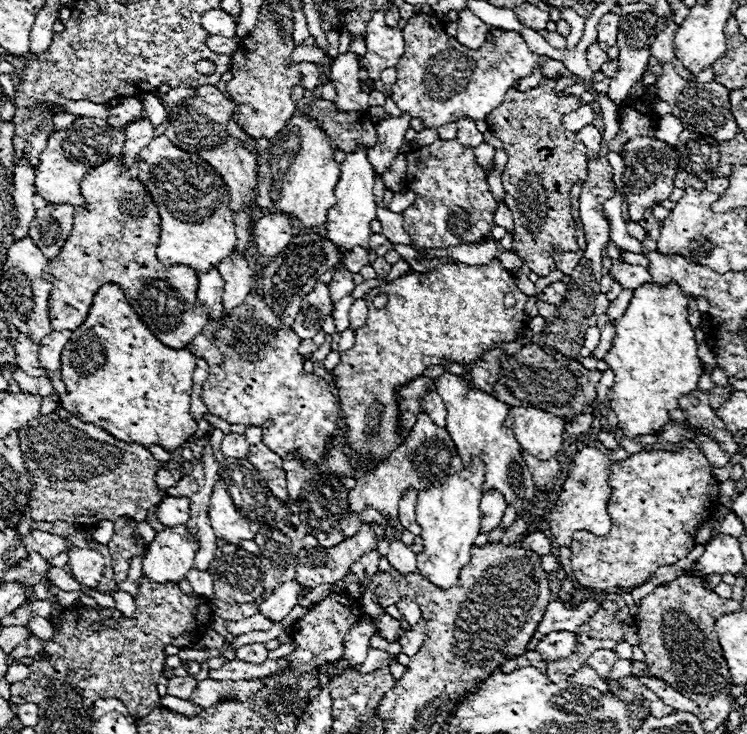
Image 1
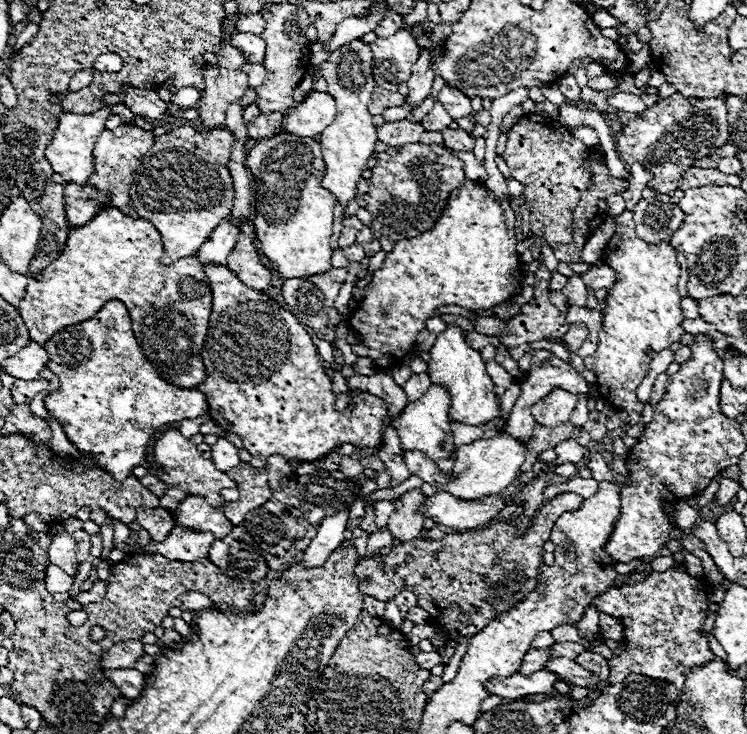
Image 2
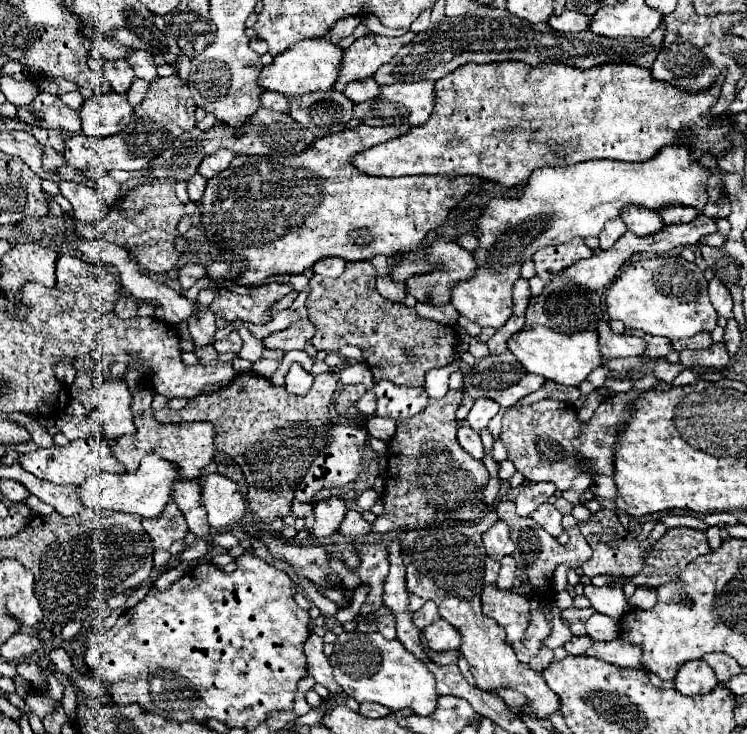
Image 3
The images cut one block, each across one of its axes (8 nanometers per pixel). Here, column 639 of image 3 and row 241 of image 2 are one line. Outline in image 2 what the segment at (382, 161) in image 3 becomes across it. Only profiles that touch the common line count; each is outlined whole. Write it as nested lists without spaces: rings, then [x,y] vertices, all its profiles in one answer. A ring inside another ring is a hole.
[[[102,208],[88,224],[68,230],[68,240],[64,254],[54,260],[48,268],[32,274],[28,278],[28,288],[20,304],[20,314],[30,330],[30,336],[38,344],[46,344],[64,326],[72,326],[92,318],[108,300],[120,300],[126,304],[132,320],[134,336],[164,380],[170,380],[182,388],[196,388],[204,380],[204,364],[200,360],[200,350],[208,332],[210,312],[212,312],[212,292],[210,280],[204,274],[196,256],[188,256],[164,266],[160,262],[162,240],[154,224],[144,218],[132,218],[122,214],[118,208]]]

